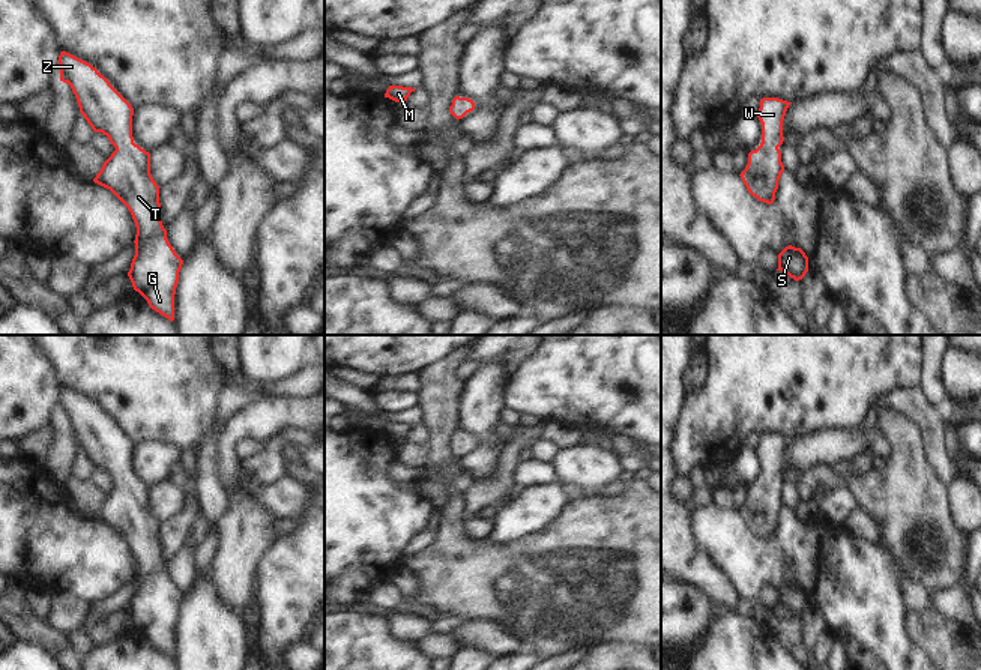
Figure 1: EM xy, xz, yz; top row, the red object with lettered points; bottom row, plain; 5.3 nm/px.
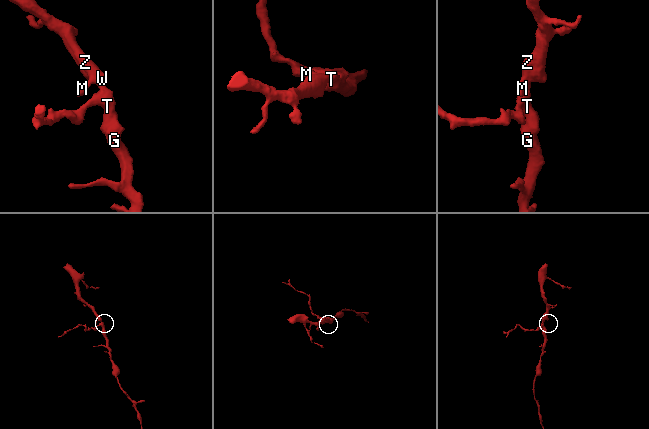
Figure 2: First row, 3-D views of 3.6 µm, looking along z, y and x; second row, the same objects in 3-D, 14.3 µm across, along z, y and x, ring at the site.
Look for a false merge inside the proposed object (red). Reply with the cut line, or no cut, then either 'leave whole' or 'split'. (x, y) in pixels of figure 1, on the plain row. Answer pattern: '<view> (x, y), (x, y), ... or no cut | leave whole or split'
no cut | leave whole

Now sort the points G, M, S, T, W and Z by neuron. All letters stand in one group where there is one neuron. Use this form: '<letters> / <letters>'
G M S T W Z

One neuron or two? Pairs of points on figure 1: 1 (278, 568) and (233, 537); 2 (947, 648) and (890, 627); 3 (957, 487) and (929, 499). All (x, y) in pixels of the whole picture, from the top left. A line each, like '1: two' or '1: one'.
1: two
2: two
3: two

